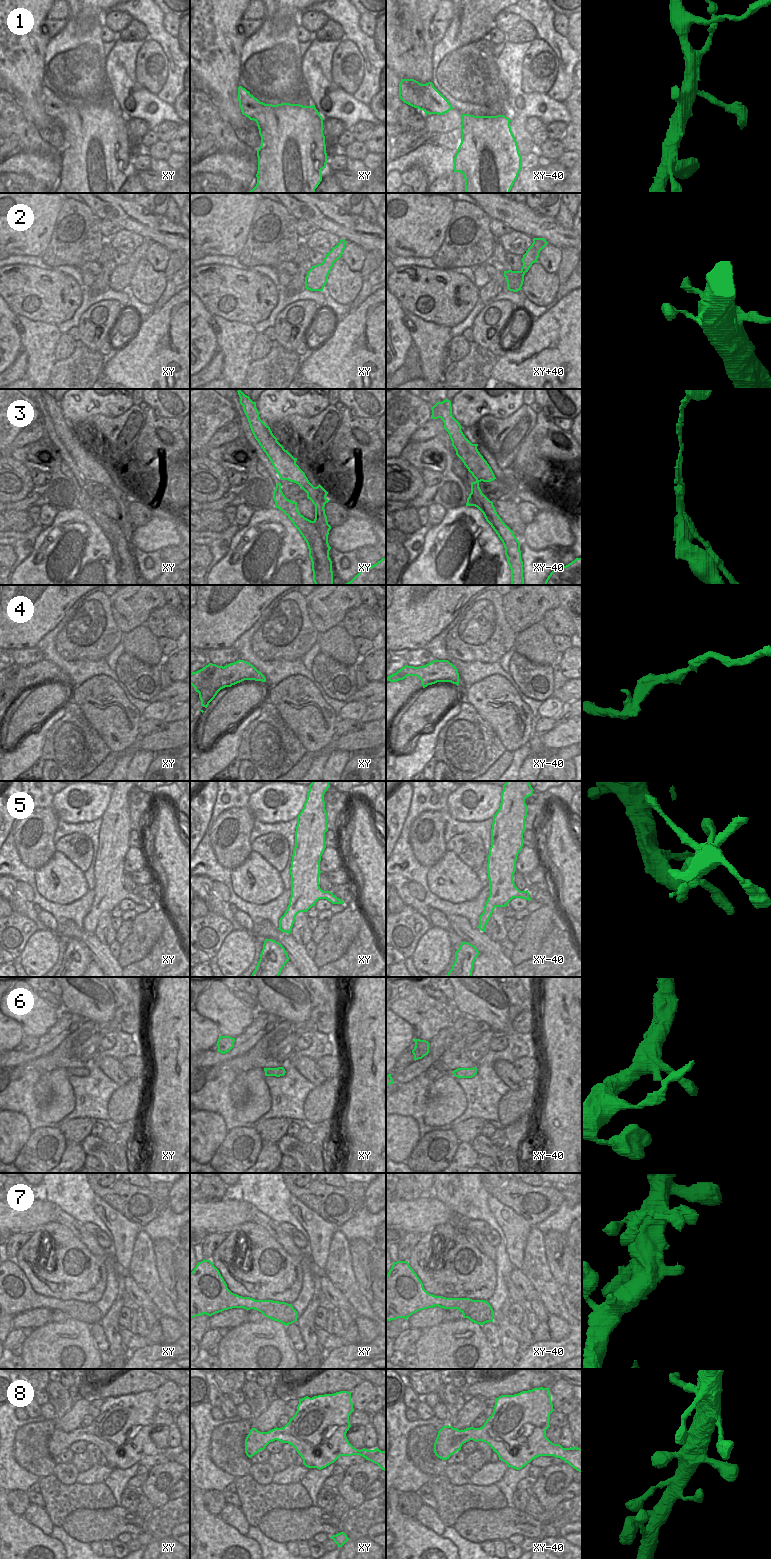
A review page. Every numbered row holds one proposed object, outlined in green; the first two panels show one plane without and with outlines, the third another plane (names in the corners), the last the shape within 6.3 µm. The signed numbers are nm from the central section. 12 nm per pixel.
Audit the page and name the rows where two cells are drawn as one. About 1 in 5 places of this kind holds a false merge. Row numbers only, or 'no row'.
3

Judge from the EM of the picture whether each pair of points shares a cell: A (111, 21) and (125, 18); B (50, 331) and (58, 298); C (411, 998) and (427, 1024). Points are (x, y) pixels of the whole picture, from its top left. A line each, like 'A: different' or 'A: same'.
A: same
B: different
C: same

